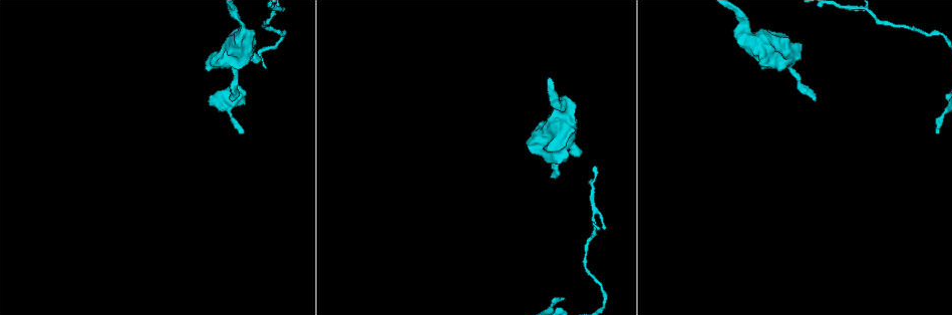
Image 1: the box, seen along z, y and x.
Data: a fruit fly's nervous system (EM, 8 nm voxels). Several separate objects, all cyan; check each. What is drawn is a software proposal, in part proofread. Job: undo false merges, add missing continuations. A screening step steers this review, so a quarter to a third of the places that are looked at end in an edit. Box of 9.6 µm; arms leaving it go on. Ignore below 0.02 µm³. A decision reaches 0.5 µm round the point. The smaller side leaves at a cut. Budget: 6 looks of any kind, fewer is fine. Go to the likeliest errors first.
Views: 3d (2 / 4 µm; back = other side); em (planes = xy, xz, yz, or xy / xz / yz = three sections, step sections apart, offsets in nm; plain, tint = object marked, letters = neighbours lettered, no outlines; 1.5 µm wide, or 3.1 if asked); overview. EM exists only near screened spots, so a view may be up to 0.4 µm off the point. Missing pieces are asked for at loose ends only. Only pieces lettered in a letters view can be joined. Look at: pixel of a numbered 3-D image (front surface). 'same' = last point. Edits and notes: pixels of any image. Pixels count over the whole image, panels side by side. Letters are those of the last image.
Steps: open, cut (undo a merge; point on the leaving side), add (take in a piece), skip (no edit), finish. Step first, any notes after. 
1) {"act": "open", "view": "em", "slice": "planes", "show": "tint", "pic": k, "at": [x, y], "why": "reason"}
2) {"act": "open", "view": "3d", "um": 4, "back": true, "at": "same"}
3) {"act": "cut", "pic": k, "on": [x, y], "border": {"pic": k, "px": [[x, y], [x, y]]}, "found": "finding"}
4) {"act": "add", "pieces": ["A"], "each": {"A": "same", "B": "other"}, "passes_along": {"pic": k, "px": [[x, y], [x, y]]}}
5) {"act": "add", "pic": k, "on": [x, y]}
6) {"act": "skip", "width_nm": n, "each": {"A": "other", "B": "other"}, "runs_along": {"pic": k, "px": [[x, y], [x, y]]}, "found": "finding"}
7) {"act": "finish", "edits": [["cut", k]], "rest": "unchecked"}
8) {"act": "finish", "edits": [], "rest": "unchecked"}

{"act": "open", "view": "em", "slice": "yz", "step": 4, "show": "letters", "pic": 1, "at": [232, 99], "why": "tapers out"}

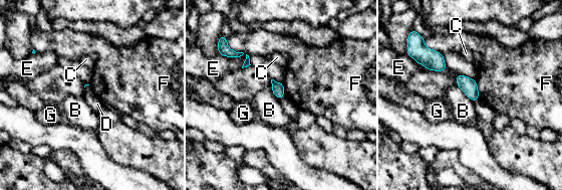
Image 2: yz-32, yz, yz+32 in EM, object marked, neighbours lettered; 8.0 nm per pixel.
{"act": "skip", "each": {"B": "other", "C": "other", "D": "other", "E": "other", "F": "other", "G": "other"}, "border": {"pic": 2, "px": [[475, 79], [480, 99]]}, "found": "no lettered piece goes on from it"}

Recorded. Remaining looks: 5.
{"act": "open", "view": "3d", "um": 2, "pic": 1, "at": [563, 298], "why": "thin end"}

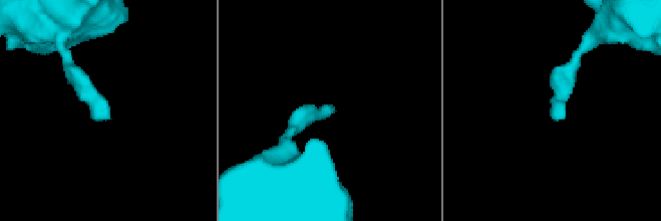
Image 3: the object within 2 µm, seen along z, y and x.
{"act": "open", "view": "em", "slice": "planes", "show": "letters", "pic": 3, "at": [330, 114]}

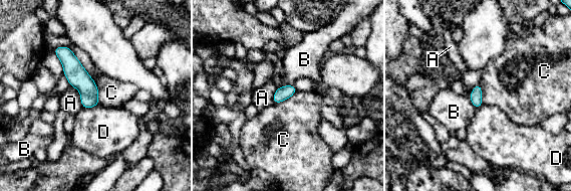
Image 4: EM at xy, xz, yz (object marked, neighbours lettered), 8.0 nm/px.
{"act": "skip", "width_nm": 100, "each": {"A": "other", "B": "other", "C": "other", "D": "other"}, "border": {"pic": 4, "px": [[91, 77], [97, 87], [99, 104]]}, "found": "no lettered piece goes on from it"}

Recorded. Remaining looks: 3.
{"act": "open", "view": "em", "slice": "yz", "step": 4, "show": "letters", "pic": 1, "at": [239, 29]}

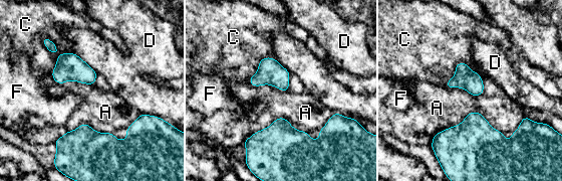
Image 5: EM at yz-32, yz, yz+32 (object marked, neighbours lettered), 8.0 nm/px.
{"act": "skip", "longest_contact_nm": ["A", 600], "each": {"A": "other", "C": "other", "D": "other", "F": "other"}, "border": {"pic": 5, "px": [[503, 132], [470, 112], [430, 145]]}, "found": "continuous, no second neuron"}

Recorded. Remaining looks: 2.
{"act": "finish", "edits": [], "rest": "unchecked"}

